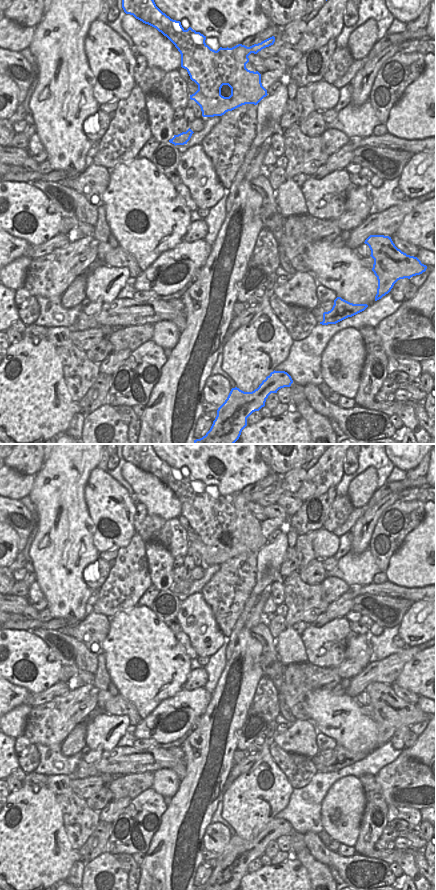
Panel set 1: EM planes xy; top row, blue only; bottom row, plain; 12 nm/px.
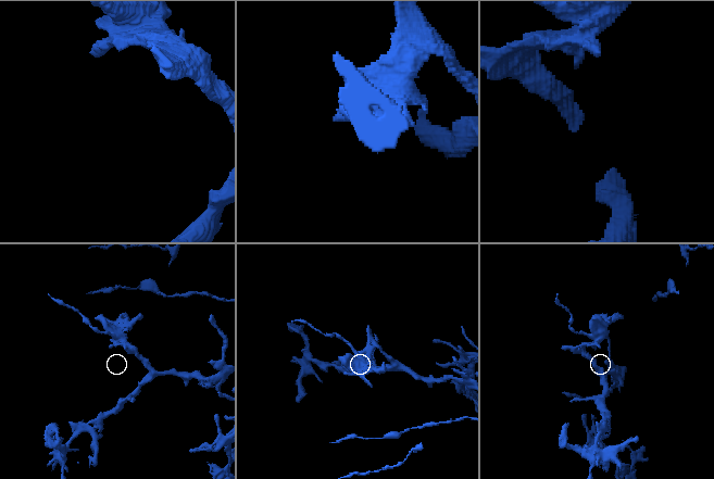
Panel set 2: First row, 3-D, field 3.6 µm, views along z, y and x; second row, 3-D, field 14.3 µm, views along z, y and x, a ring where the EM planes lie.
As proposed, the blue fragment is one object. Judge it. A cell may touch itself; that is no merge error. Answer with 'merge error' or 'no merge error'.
merge error

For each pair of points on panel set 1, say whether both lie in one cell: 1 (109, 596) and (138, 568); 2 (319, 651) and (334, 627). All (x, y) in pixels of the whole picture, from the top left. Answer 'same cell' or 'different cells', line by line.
1: same cell
2: same cell

